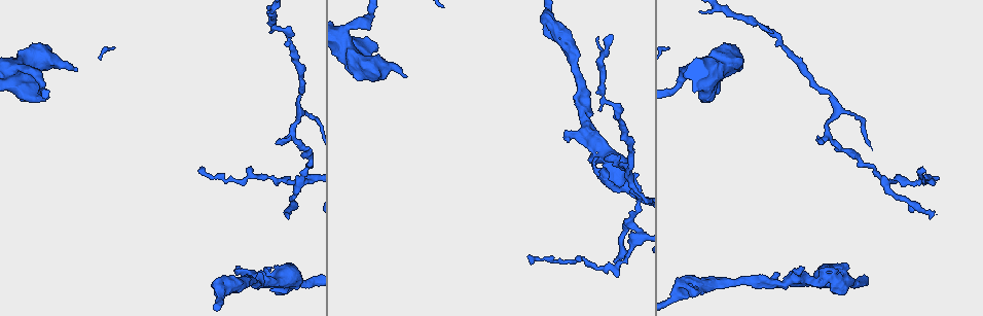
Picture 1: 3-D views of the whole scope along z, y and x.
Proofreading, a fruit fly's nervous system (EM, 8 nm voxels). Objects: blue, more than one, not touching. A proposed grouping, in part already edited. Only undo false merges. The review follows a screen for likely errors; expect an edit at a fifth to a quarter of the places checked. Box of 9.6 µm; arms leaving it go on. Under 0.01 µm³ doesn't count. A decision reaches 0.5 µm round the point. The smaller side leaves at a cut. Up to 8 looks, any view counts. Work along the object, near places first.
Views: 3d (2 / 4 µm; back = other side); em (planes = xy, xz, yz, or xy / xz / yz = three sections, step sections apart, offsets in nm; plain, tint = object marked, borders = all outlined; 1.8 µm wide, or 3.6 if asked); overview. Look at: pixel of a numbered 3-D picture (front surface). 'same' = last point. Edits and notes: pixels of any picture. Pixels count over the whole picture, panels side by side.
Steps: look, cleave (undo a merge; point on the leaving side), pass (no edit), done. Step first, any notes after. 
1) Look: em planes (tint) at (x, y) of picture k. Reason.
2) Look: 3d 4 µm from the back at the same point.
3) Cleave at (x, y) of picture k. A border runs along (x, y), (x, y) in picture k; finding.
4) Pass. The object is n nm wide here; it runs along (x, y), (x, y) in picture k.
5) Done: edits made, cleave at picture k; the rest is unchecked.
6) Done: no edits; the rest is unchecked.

Look: em planes (tint) at (631, 222) of picture 1.

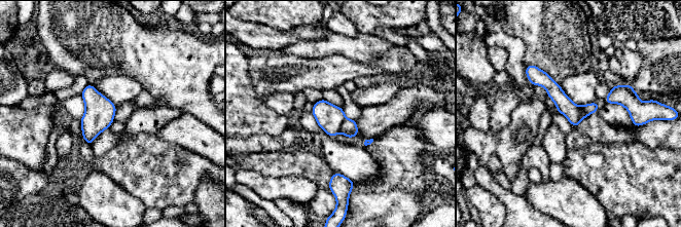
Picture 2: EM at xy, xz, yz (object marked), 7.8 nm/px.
Cleave at (349, 128) of picture 2. A border runs along (346, 118), (339, 131) in picture 2; two cells meet here.

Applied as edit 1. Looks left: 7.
Look: 3d 2 µm at (295, 136) of picture 1. Abrupt turn.

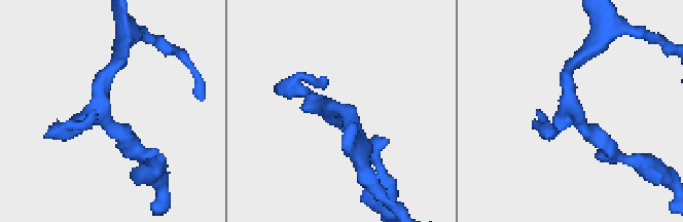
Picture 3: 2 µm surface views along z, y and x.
Look: em yz step 8 (tint) at (101, 119) of picture 3. Shape alone is not enough.

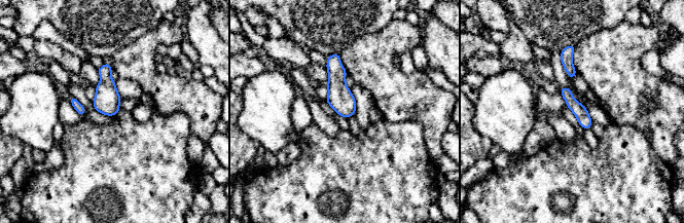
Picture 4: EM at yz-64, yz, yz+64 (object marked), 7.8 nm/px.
Look: em planes (tint) at the same point. Cut it another way.

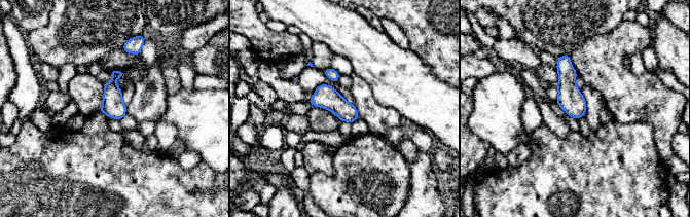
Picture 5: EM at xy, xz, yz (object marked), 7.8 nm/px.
Pass. The object is 170 nm wide here; continuous, no second cell.

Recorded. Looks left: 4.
Look: 3d 4 µm at (279, 281) of picture 1. Calibre changes.

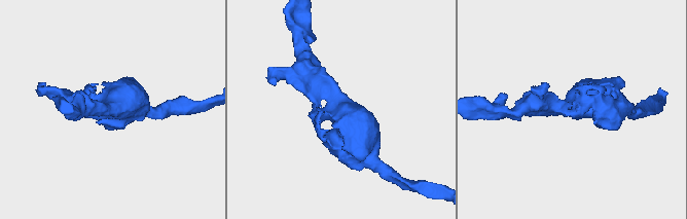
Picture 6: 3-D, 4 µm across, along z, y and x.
Look: em 3.6 µm planes (tint) at (342, 108) of picture 6.

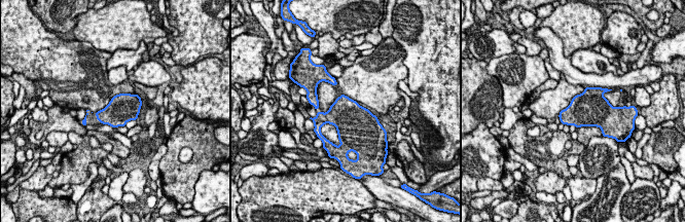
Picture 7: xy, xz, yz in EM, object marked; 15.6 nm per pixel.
Pass. One cell here.

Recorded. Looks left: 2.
Done: edits made, cleave at picture 2; the rest is unchecked.

